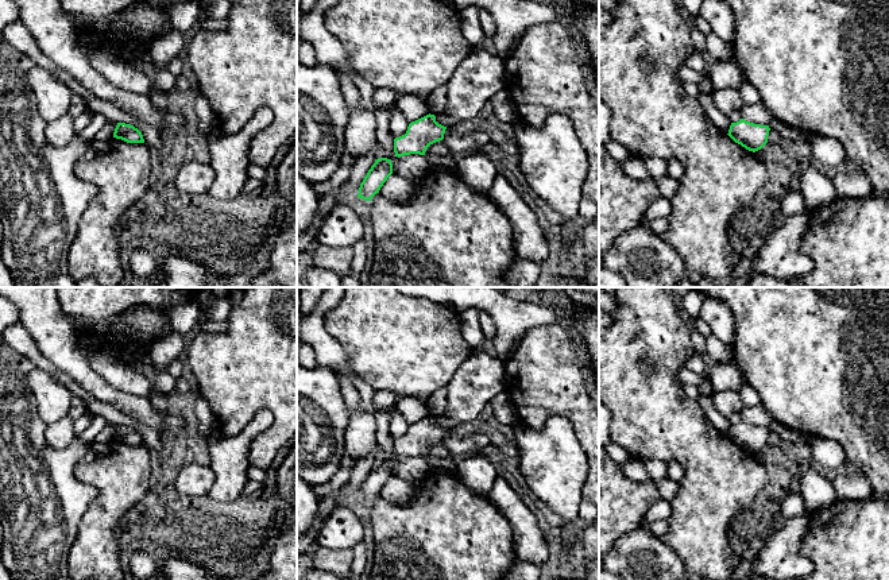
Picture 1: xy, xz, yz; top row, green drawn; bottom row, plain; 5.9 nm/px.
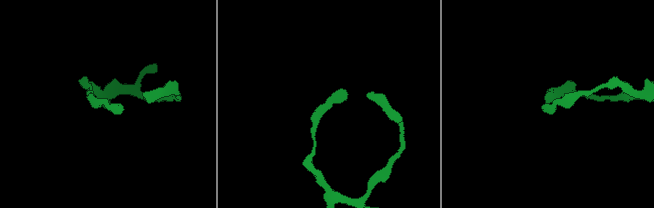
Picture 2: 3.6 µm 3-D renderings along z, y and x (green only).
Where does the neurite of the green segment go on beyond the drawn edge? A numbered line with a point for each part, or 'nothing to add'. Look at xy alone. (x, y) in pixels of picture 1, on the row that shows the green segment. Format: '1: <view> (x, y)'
nothing to add

